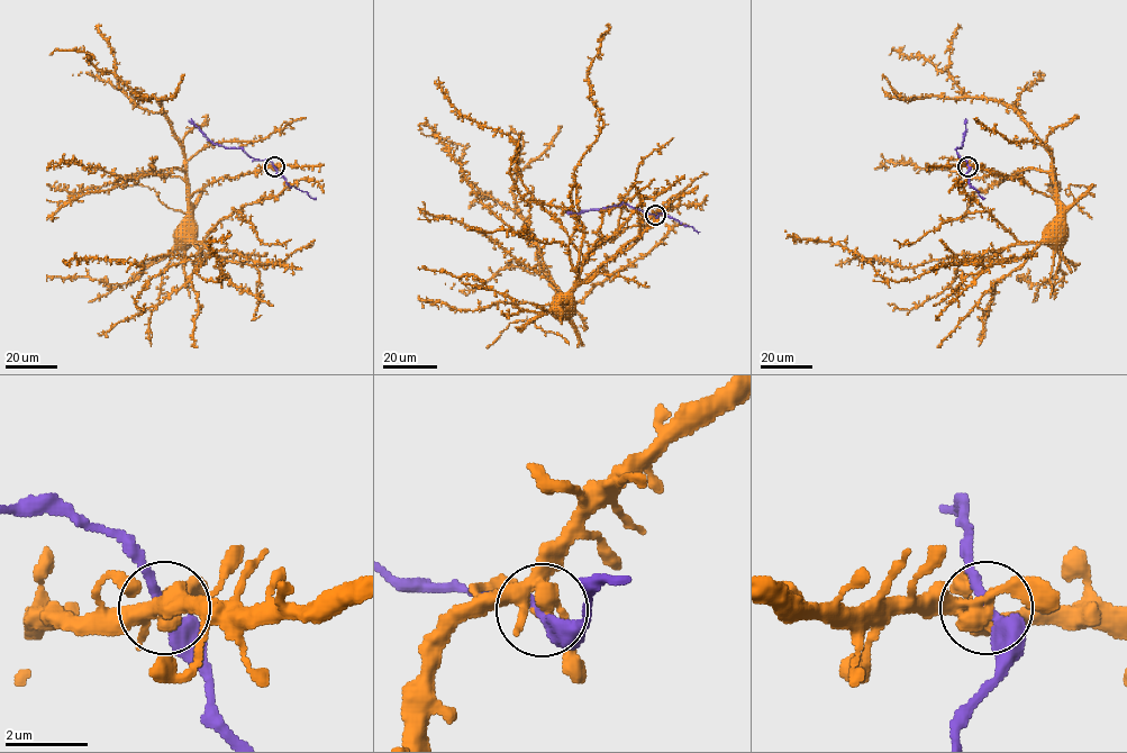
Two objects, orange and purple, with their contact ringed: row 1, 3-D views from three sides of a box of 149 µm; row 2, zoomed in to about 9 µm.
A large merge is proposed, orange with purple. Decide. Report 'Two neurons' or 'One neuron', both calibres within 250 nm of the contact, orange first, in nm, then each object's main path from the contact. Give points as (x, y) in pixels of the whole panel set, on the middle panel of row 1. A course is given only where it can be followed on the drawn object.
Two neurons. Thickness 320 nm (orange) against 280 nm. Course of orange: (655, 215), (650, 216), (647, 226), (630, 245), (614, 254), (576, 286), (567, 309), (566, 298), (562, 297). Course of purple: (655, 215), (624, 202), (579, 212), (565, 211)

